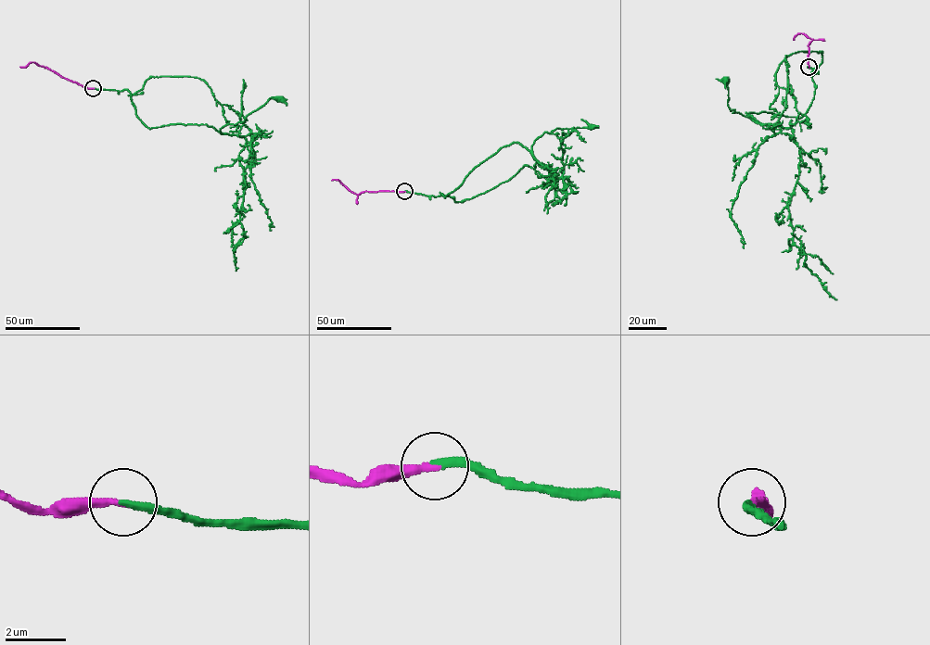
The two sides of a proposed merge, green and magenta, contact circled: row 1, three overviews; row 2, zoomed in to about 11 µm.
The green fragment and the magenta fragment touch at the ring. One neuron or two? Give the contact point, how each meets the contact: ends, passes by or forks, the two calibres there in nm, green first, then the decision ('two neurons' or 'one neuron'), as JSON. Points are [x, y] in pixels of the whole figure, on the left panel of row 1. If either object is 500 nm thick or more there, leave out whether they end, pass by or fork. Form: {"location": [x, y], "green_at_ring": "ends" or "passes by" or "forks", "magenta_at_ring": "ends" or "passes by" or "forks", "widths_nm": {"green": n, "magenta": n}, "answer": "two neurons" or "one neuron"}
{"location": [93, 88], "green_at_ring": "ends", "magenta_at_ring": "ends", "widths_nm": {"green": 240, "magenta": 240}, "answer": "one neuron"}

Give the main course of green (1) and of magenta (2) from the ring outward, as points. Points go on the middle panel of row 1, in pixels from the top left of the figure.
1: (404, 191), (446, 196), (503, 147), (518, 142), (531, 153), (533, 142), (545, 132), (591, 126)
2: (404, 191), (357, 194), (338, 180), (332, 180)

